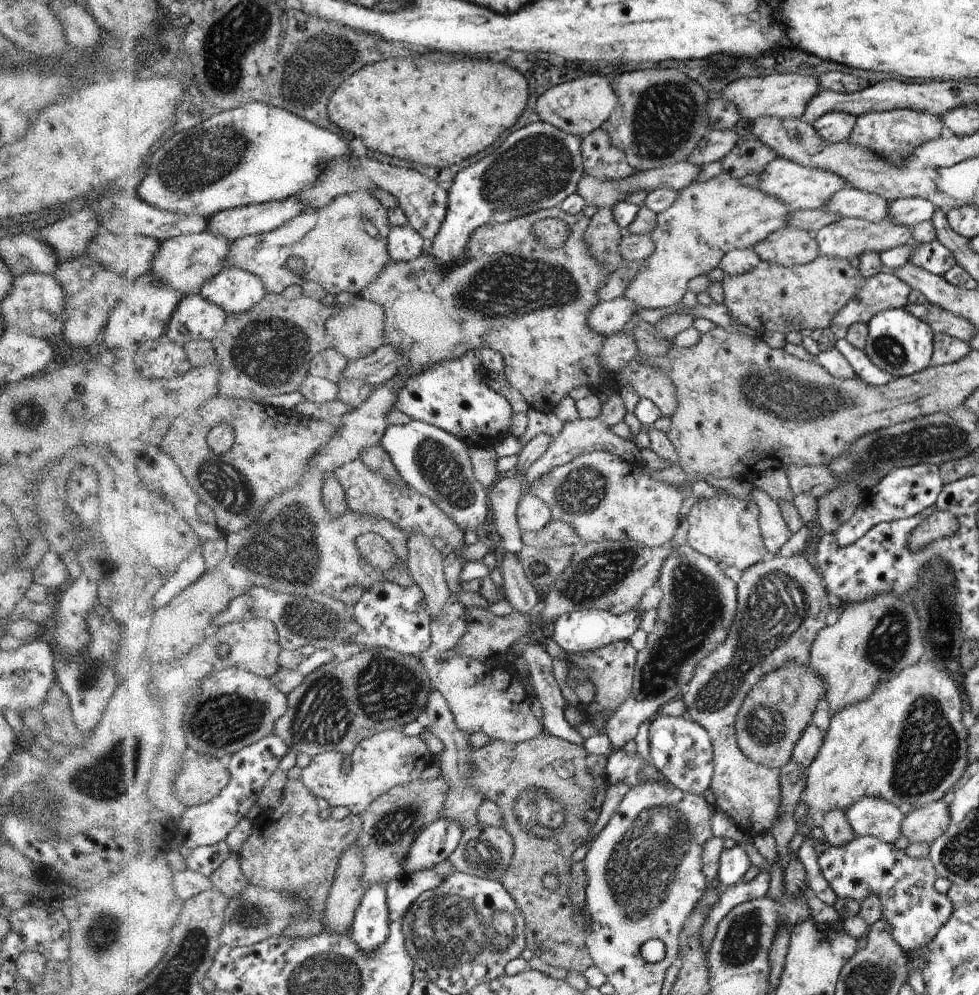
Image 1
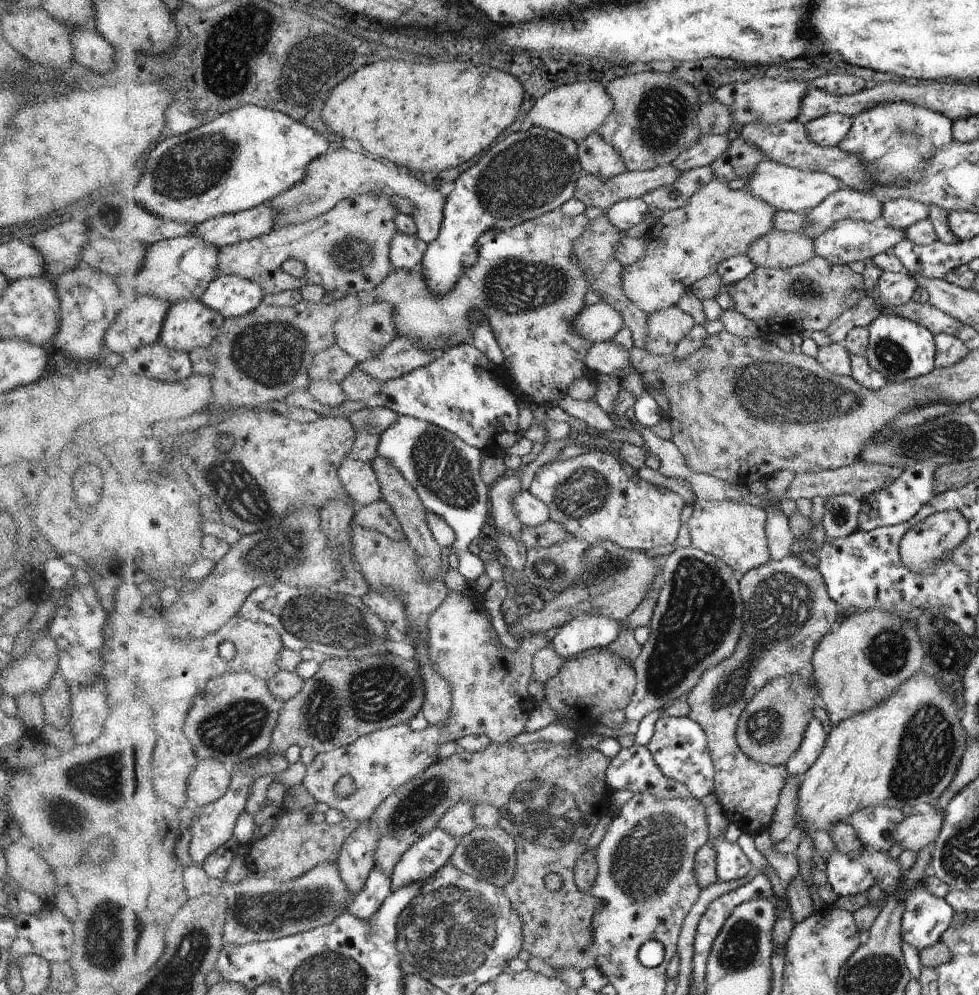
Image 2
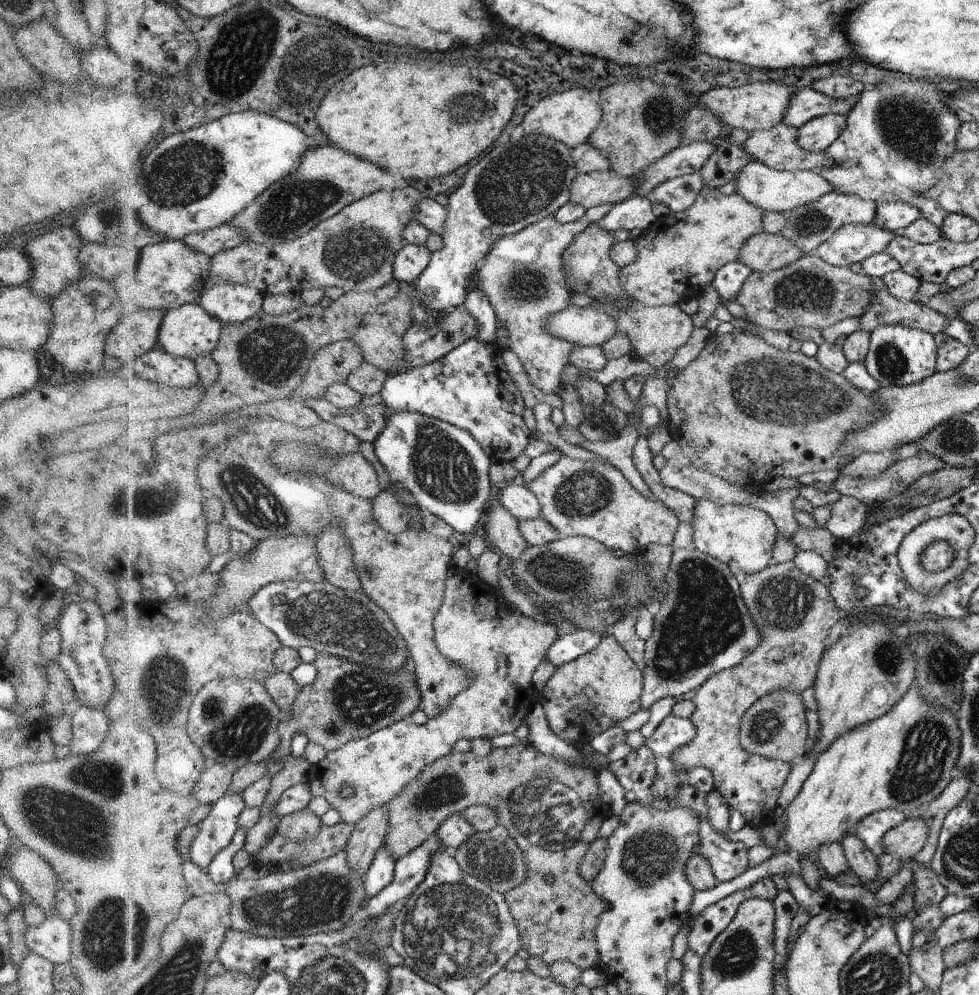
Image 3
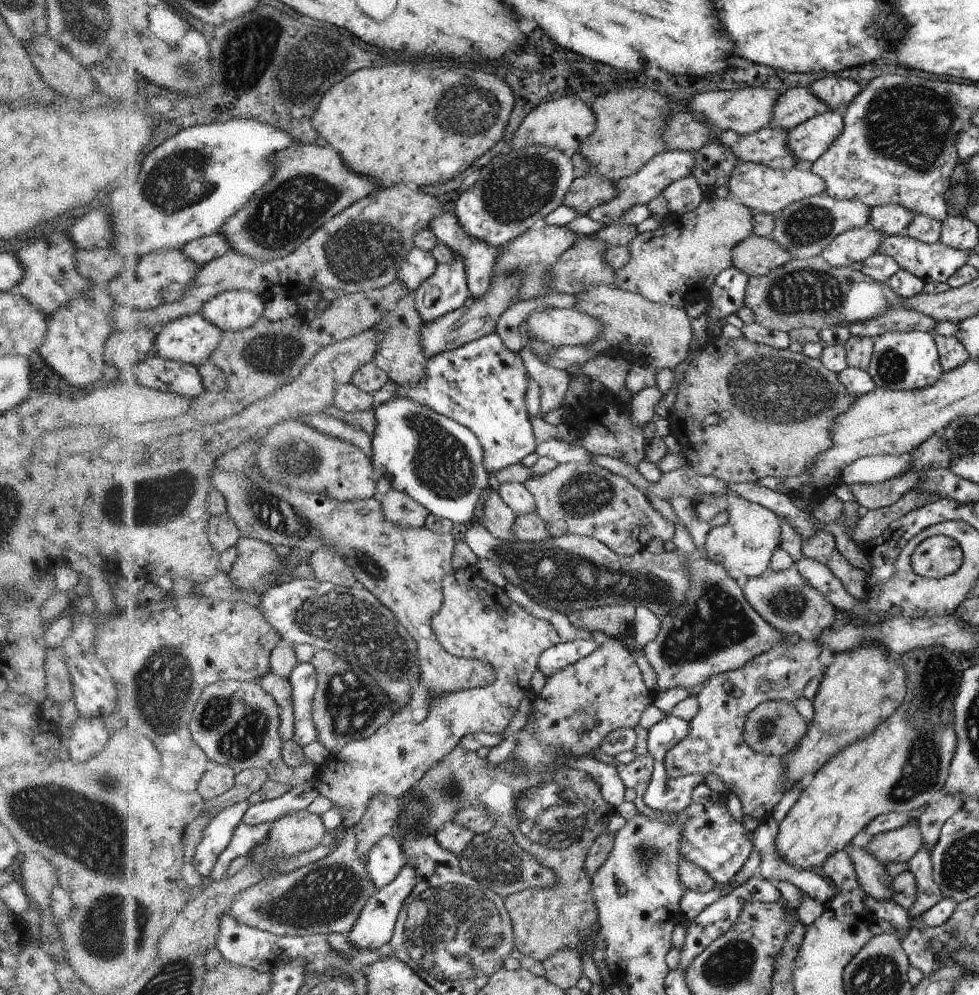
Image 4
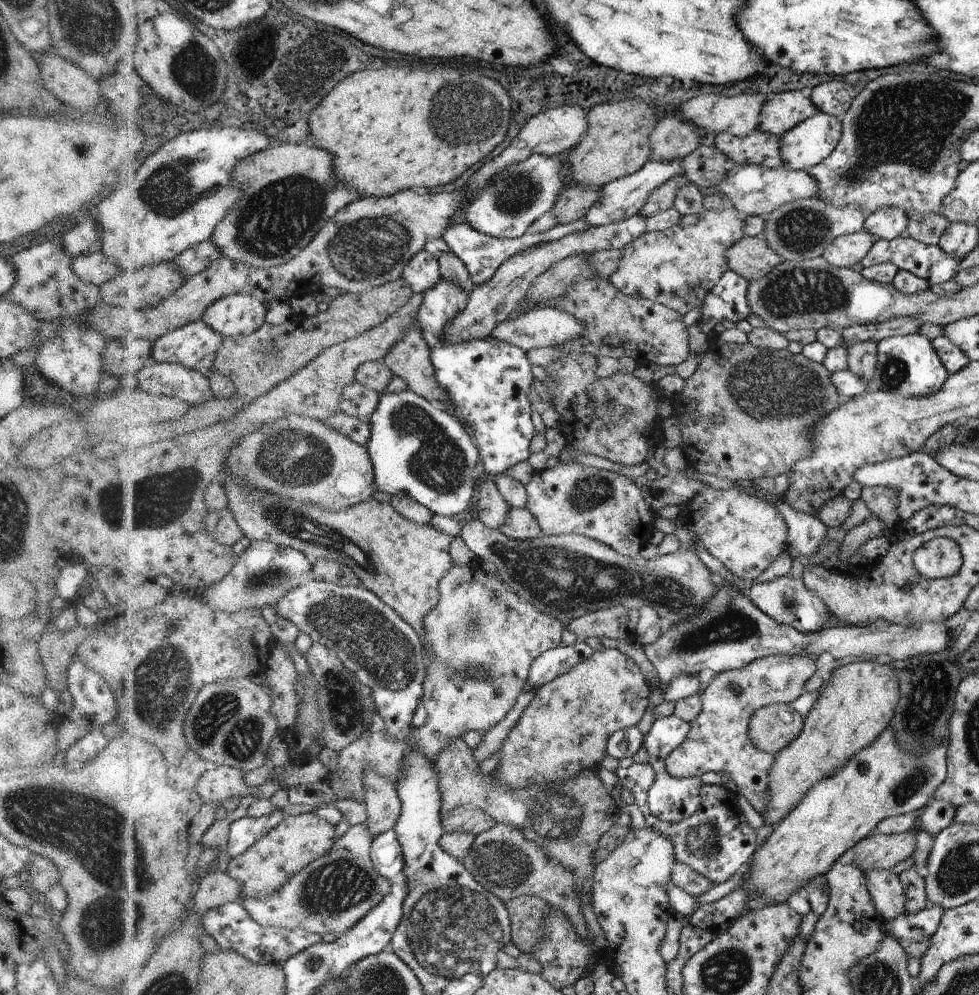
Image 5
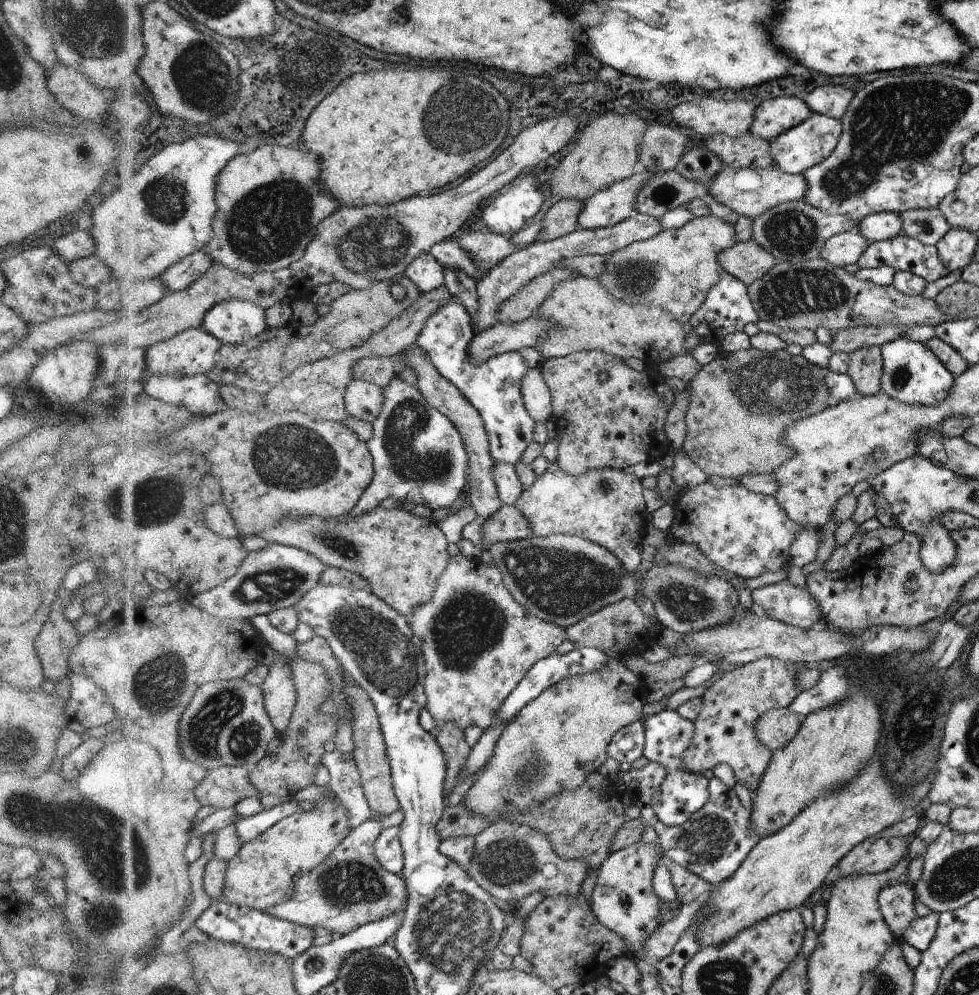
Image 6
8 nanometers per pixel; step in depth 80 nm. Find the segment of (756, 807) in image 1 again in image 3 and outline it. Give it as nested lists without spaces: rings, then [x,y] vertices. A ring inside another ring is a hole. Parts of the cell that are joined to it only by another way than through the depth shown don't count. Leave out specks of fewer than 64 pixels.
[[[793,560],[782,564],[770,564],[763,572],[748,575],[739,588],[748,612],[755,621],[758,632],[762,634],[762,642],[752,652],[748,652],[748,656],[744,656],[736,666],[712,674],[693,695],[690,695],[696,710],[689,720],[696,726],[696,738],[690,744],[683,746],[682,752],[674,754],[674,762],[685,767],[710,768],[714,778],[714,790],[720,792],[728,808],[742,814],[746,820],[745,826],[762,830],[768,825],[776,824],[775,809],[779,806],[783,788],[786,786],[788,776],[791,775],[791,764],[745,752],[739,736],[742,716],[764,694],[782,688],[790,692],[802,693],[814,685],[818,662],[824,651],[824,640],[830,635],[832,626],[845,617],[839,611],[839,606],[831,596],[827,584],[800,572]]]

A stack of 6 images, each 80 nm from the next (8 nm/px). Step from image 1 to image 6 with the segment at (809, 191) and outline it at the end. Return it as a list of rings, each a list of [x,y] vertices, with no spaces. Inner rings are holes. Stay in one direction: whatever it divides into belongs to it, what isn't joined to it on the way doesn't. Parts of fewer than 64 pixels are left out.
[[[724,166],[724,168],[707,185],[708,194],[727,206],[729,210],[734,210],[752,220],[766,212],[768,209],[778,207],[781,203],[802,200],[807,191],[807,179],[802,174],[791,175],[783,173],[773,166],[765,169],[735,169]]]

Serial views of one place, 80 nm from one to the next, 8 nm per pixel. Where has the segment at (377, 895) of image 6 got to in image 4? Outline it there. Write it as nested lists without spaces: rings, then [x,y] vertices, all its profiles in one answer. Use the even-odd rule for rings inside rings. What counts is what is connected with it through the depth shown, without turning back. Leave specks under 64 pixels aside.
[[[356,827],[348,829],[348,836],[340,848],[331,852],[327,857],[297,869],[278,878],[265,878],[258,886],[238,894],[237,902],[231,912],[234,918],[242,924],[272,932],[278,936],[308,936],[314,934],[341,933],[345,936],[359,923],[364,908],[380,888],[372,884],[372,876],[368,864],[371,858],[358,854],[358,831]]]

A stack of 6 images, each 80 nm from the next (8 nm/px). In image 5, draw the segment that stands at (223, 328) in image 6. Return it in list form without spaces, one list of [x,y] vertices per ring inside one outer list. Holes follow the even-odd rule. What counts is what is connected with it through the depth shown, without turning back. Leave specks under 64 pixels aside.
[[[240,293],[216,301],[203,320],[225,338],[250,336],[267,323],[268,311],[264,301]]]

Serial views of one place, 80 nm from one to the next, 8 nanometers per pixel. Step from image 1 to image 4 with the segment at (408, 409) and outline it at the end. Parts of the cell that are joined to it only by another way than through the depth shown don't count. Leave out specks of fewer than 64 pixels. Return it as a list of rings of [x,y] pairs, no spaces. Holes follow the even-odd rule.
[[[497,333],[485,337],[484,342],[459,347],[444,354],[436,354],[427,360],[426,376],[416,386],[395,384],[395,397],[410,398],[428,406],[436,414],[441,414],[471,429],[482,442],[484,452],[484,468],[494,475],[506,466],[516,465],[523,458],[534,453],[536,442],[526,408],[526,390],[530,378],[522,358],[517,352],[512,352],[504,346],[504,342]]]

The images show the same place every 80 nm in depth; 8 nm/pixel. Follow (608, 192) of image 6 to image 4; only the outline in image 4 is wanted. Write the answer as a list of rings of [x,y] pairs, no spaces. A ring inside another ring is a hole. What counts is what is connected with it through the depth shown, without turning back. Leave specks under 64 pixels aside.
[[[679,150],[662,151],[652,158],[639,172],[616,181],[614,186],[616,186],[616,194],[618,196],[614,196],[610,202],[599,204],[587,216],[599,224],[610,225],[611,223],[617,223],[632,206],[647,205],[655,196],[660,195],[669,184],[678,179],[688,177],[695,165],[694,153],[694,151]]]

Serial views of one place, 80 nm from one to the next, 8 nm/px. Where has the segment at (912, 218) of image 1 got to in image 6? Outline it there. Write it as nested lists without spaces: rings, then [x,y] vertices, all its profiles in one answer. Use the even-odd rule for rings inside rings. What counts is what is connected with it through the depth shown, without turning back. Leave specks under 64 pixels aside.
[[[879,212],[859,221],[856,229],[868,243],[890,240],[903,234],[903,219],[900,214]]]

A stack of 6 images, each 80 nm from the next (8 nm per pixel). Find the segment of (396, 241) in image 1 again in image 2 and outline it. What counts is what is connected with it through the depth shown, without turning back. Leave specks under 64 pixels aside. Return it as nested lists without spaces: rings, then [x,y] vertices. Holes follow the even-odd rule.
[[[396,232],[392,242],[391,265],[400,271],[412,271],[422,265],[428,245],[418,236]]]

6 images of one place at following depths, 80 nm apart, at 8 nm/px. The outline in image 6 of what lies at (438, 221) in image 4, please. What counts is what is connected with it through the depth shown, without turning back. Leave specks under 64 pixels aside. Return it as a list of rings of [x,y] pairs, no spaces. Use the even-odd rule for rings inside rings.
[[[467,227],[454,238],[472,258],[473,263],[482,267],[486,272],[499,265],[503,258],[518,250],[519,247],[512,246],[504,235],[478,231],[471,231]]]

